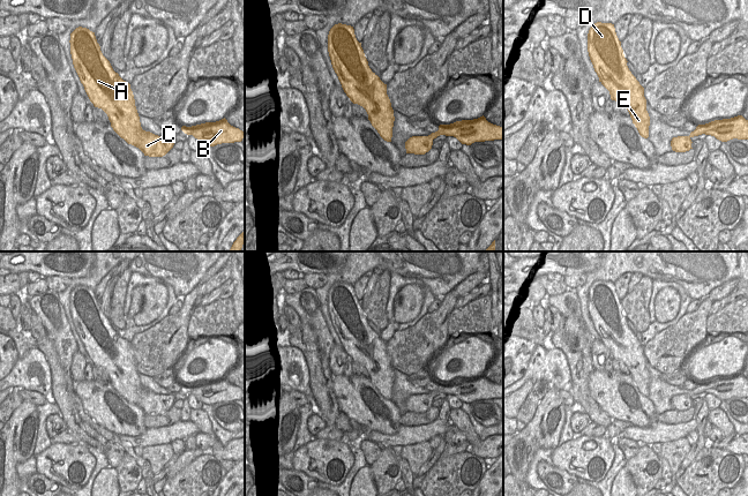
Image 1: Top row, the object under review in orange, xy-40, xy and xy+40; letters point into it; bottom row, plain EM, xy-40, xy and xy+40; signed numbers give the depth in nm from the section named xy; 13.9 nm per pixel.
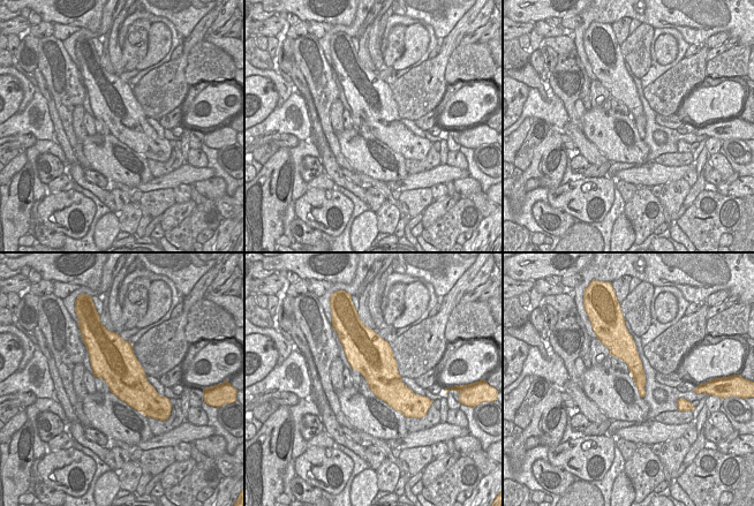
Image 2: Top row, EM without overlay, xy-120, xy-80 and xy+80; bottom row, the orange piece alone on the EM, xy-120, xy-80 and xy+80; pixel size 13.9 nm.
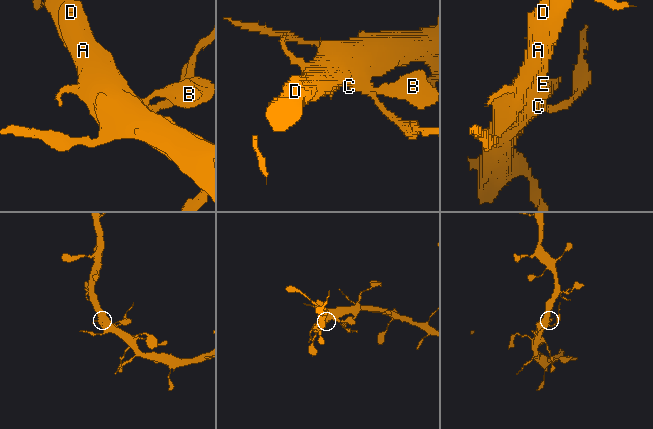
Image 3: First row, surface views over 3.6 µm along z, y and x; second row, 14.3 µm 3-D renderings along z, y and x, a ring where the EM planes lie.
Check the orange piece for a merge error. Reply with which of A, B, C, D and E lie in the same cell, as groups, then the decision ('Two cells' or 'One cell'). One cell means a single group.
Groups: A B C D E. One cell.

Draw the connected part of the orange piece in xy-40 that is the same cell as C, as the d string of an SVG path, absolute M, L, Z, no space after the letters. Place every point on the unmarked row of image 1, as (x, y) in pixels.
M78 285L70 292L69 301L73 323L80 339L94 365L107 373L113 389L128 403L139 406L144 414L165 414L175 401L174 393L158 394L142 388L130 343L113 329L110 320L103 314L95 291Z

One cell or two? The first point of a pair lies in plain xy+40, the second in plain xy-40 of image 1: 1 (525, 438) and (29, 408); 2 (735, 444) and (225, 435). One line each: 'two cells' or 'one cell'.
1: one cell
2: two cells

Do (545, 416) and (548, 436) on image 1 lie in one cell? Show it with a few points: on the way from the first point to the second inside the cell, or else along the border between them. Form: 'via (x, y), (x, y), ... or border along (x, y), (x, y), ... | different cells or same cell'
via (546, 421), (546, 431) | same cell

